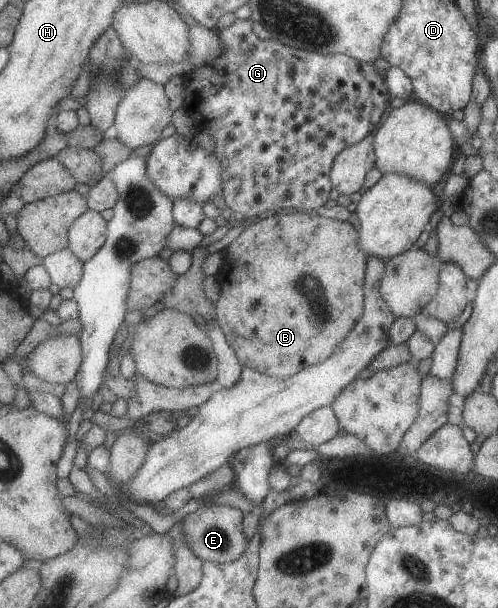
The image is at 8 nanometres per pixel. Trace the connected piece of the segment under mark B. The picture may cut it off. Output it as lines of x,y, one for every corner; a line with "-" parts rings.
299,211
287,215
281,212
275,213
267,218
245,224
243,232
239,233
222,252
224,255
223,269
215,276
220,290
219,299
213,304
216,308
216,323
243,367
249,367
251,370
259,371
259,373
273,378
290,377
306,366
320,363
329,357
333,349
347,336
356,320
361,316
367,257
357,248
356,230
347,220
341,222
318,215
302,214

